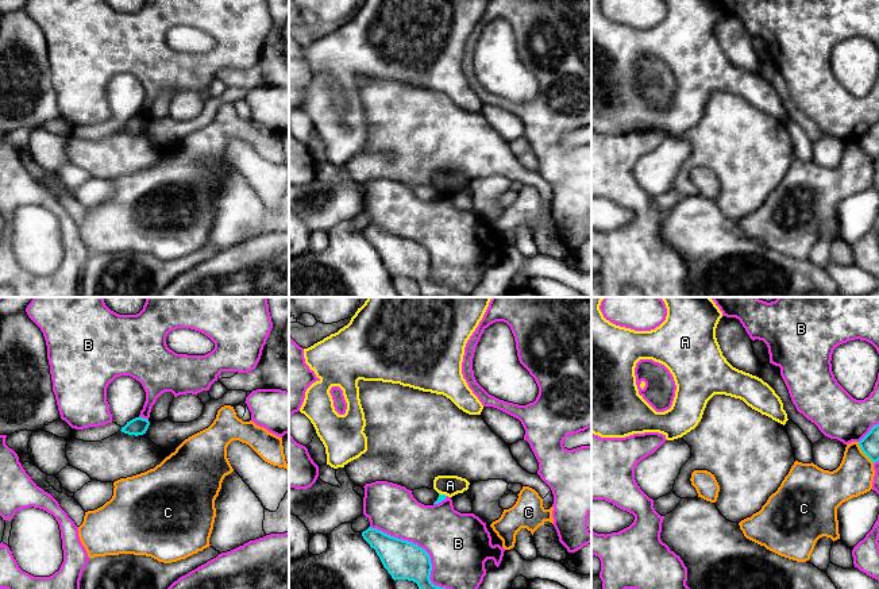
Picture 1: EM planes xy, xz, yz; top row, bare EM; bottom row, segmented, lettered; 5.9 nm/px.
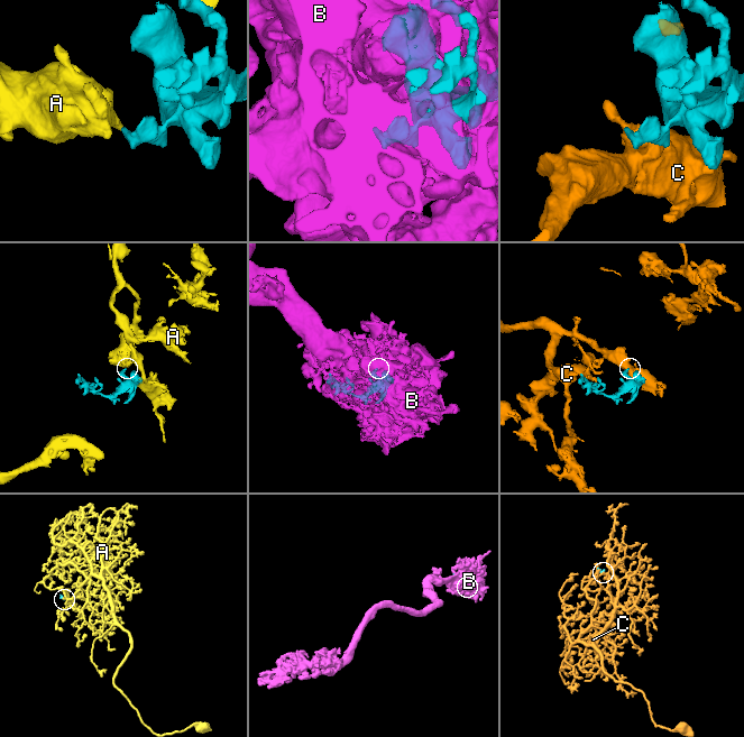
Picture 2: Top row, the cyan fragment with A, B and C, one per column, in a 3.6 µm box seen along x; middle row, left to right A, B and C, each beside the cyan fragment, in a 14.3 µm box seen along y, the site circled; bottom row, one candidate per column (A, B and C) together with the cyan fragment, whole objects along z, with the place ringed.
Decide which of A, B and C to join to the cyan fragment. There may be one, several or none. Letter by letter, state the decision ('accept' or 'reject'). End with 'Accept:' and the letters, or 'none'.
A: reject
B: reject
C: reject
Accept: none

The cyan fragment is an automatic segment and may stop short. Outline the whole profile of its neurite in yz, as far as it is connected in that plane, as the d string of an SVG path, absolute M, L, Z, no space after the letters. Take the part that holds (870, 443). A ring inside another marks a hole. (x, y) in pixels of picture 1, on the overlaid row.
M879 424L874 426L870 432L857 442L861 451L875 463L879 461Z

